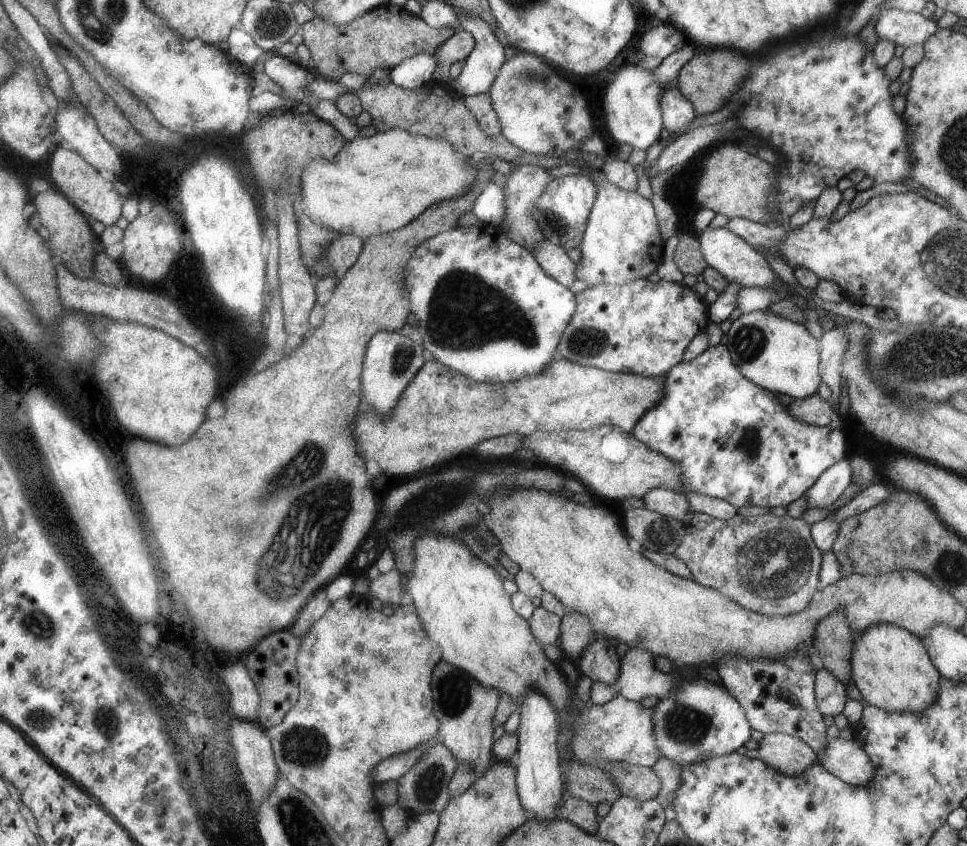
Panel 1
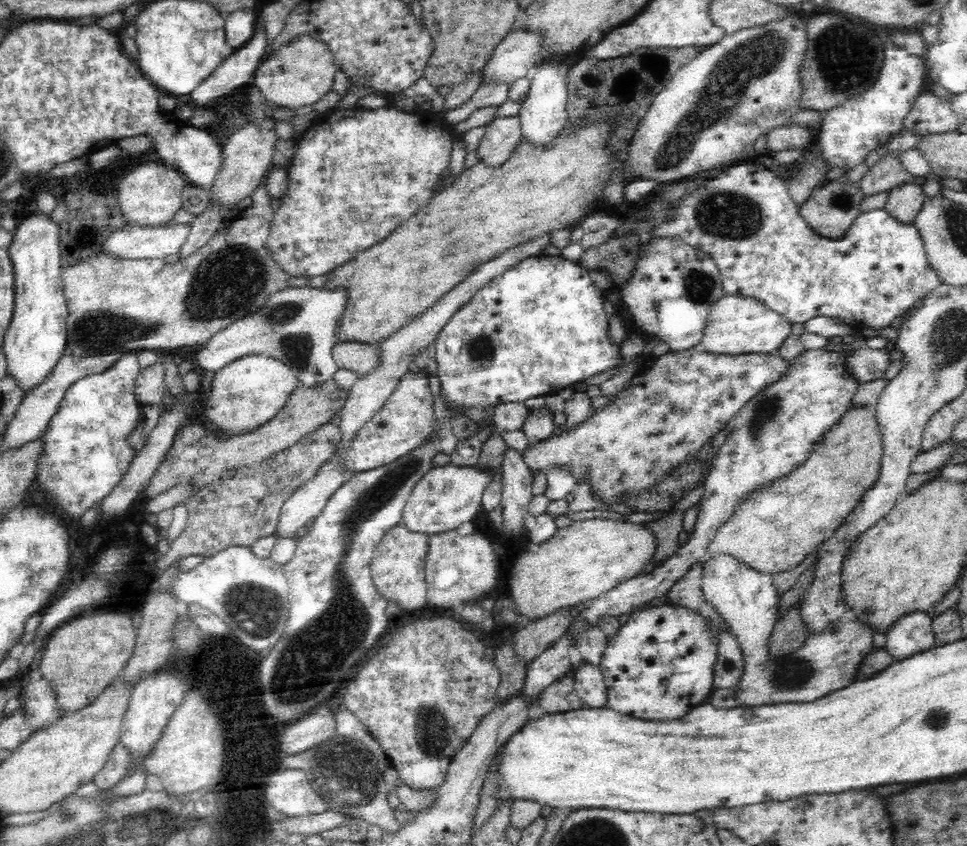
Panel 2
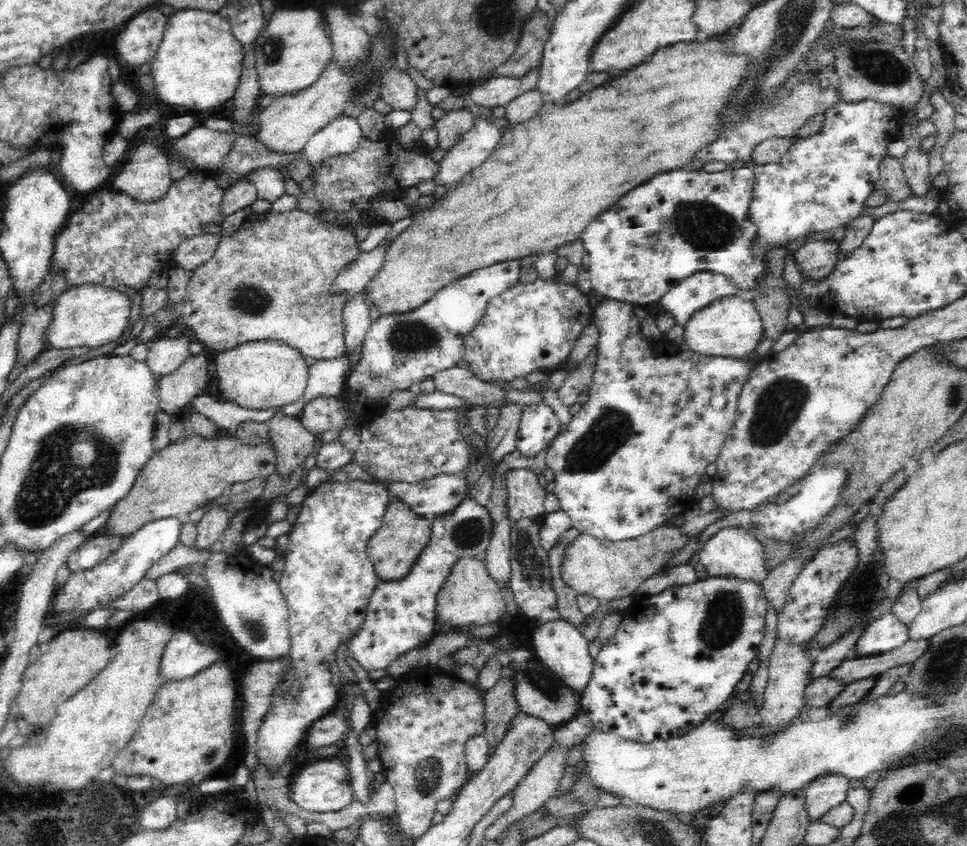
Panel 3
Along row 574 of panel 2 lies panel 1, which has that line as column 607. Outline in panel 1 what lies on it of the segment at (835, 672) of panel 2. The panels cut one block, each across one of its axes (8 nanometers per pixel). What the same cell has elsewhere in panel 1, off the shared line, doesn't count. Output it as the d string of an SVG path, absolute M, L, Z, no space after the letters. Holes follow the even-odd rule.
M620 695L601 705L590 703L581 710L581 715L578 718L579 727L574 730L574 735L570 740L571 758L579 763L584 763L597 769L605 769L606 771L609 770L608 767L613 767L618 763L653 767L660 758L657 738L654 733L654 714L653 708L645 708L640 703L629 701Z

